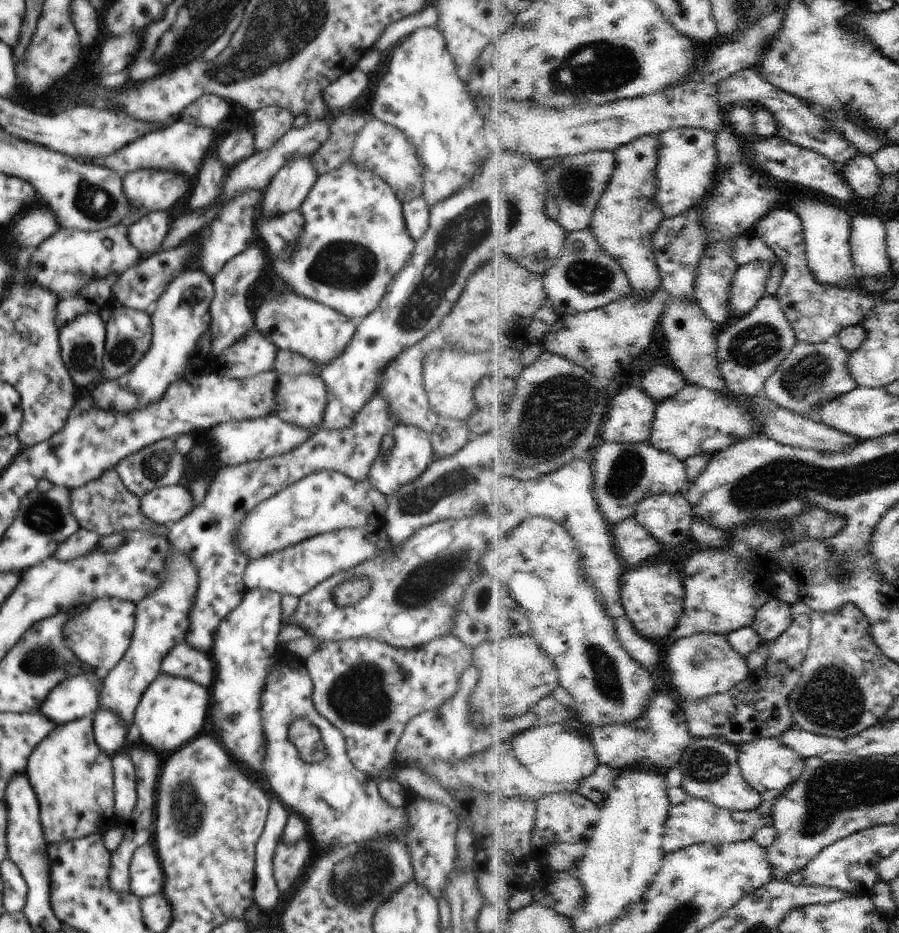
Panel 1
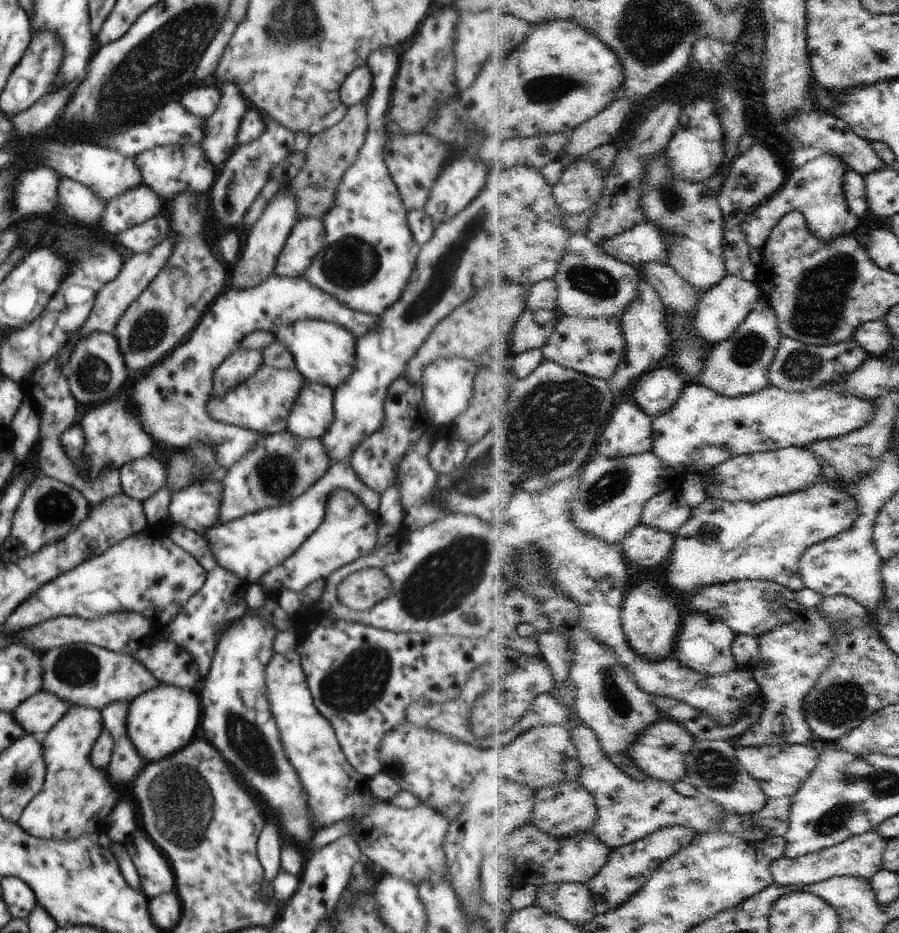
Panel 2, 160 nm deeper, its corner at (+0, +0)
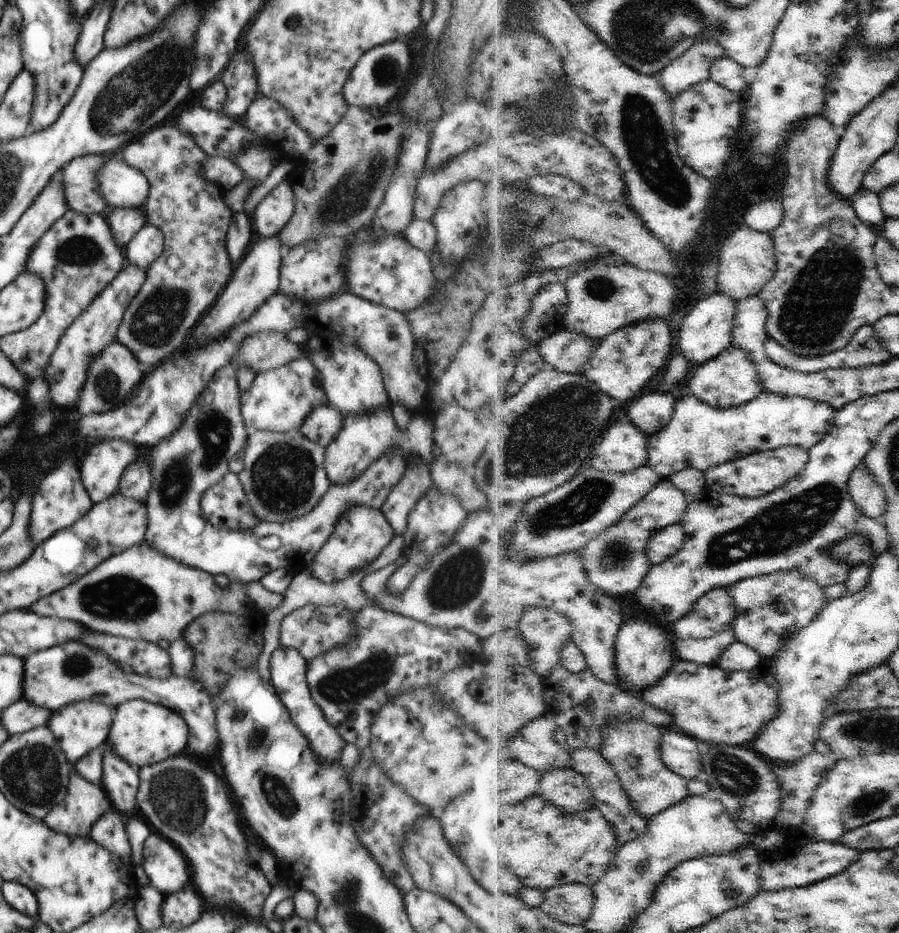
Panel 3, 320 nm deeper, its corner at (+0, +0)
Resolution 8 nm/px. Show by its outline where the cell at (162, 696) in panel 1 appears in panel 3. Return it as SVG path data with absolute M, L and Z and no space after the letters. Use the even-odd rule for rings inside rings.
M132 699L120 704L115 710L107 740L120 758L124 758L130 766L139 770L142 766L157 764L187 752L189 738L188 724L179 713L160 704Z

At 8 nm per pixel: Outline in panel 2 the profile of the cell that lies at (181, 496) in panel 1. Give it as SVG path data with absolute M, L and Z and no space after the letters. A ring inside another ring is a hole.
M220 480L195 483L186 490L172 493L168 505L170 522L202 535L206 528L218 522L222 498L224 492Z

